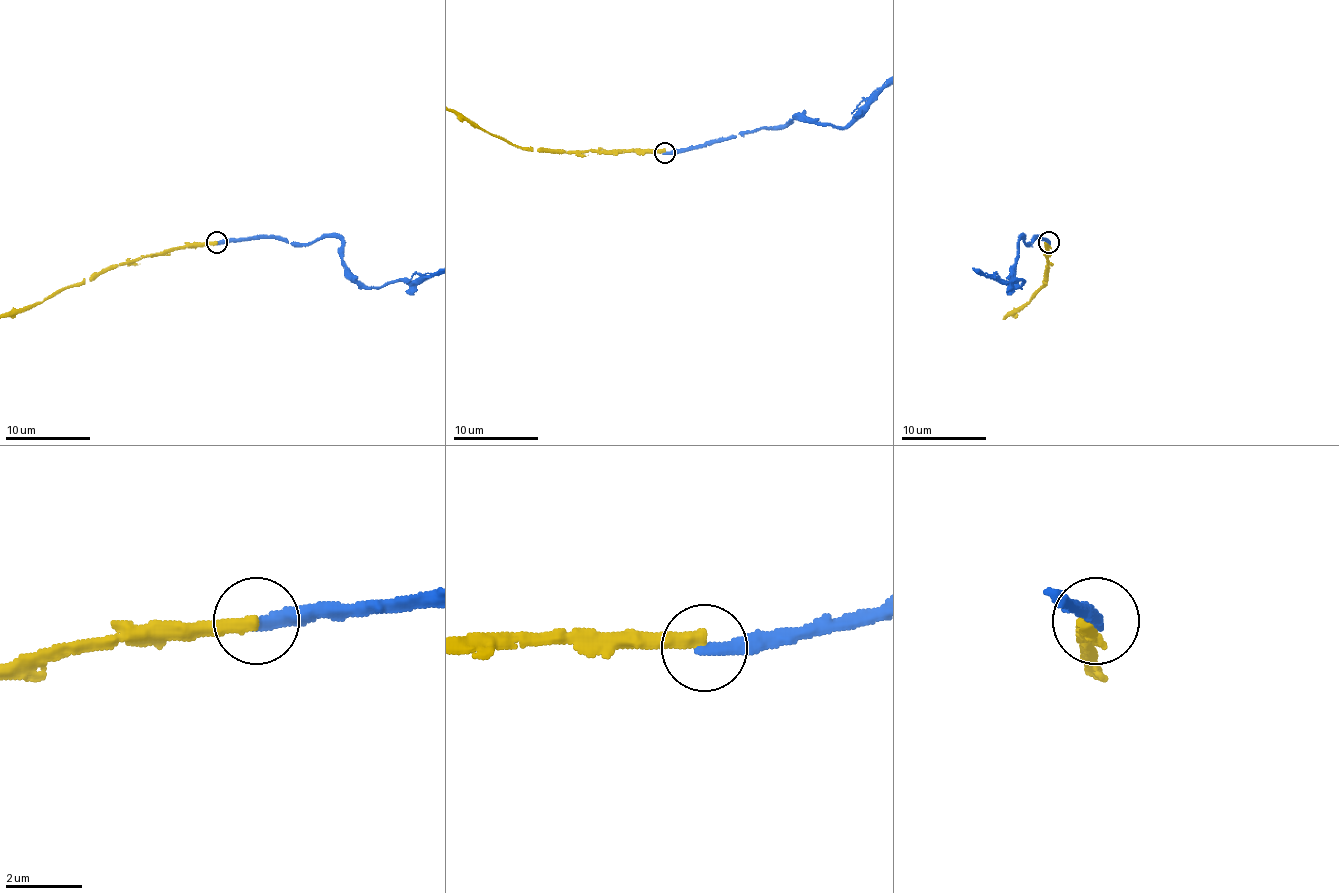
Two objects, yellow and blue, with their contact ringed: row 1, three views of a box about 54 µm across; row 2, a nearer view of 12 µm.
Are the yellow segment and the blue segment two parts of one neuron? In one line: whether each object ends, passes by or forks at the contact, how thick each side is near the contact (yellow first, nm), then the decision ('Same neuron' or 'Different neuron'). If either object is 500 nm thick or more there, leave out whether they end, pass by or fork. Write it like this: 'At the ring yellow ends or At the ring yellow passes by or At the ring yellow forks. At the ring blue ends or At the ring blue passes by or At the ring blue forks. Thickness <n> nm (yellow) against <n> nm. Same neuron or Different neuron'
At the ring yellow ends. At the ring blue ends. Thickness 380 nm (yellow) against 340 nm. Different neuron

